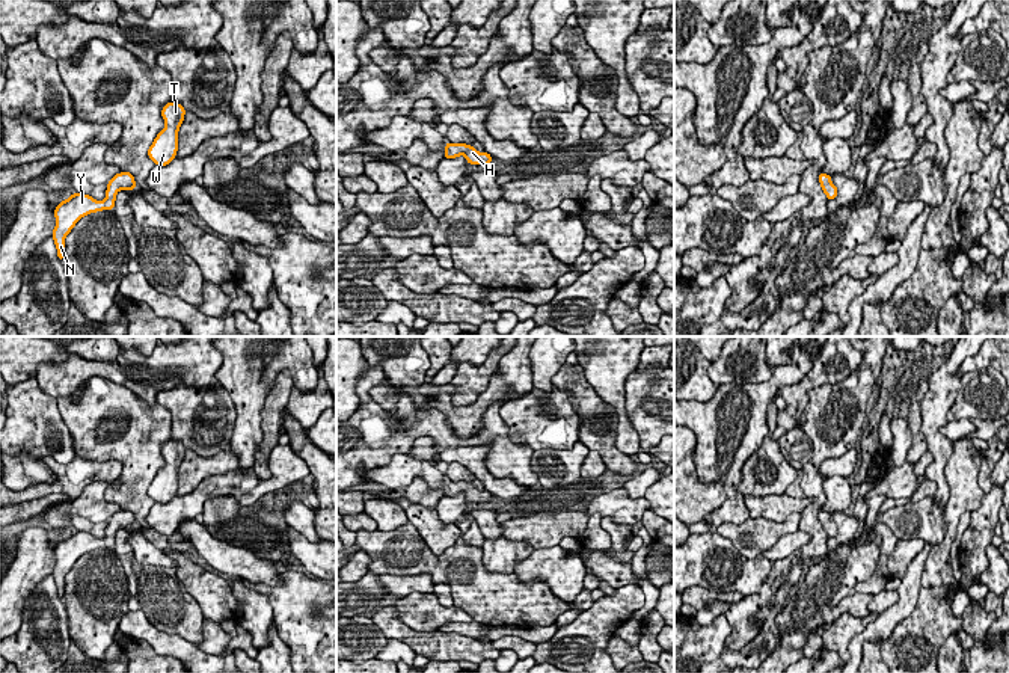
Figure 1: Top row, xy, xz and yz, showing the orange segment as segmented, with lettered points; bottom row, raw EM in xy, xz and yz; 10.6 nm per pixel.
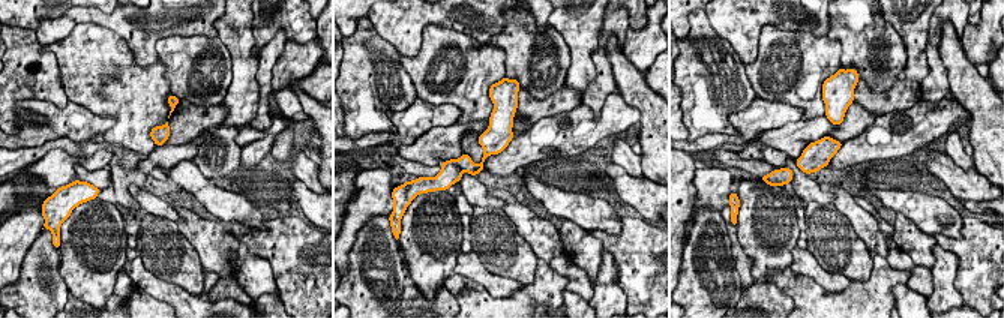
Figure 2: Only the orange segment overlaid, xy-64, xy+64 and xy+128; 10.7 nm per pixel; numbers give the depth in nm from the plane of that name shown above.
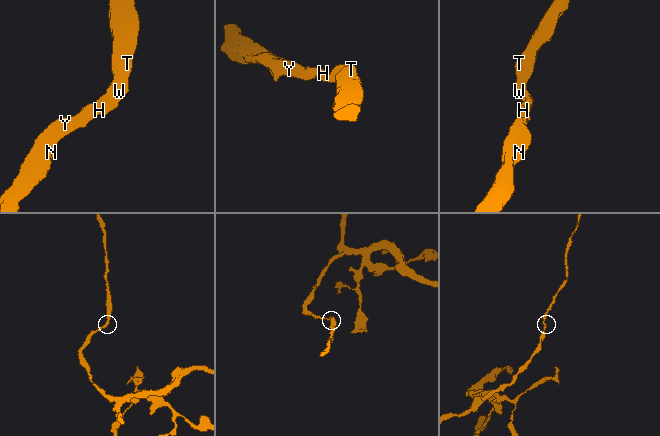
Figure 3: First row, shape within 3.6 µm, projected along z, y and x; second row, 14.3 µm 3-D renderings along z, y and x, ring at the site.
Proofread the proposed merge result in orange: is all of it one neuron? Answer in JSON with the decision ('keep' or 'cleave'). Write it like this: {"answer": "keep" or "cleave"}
{"answer": "keep"}

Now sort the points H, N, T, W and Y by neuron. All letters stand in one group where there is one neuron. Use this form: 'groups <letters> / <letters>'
groups H N T W Y

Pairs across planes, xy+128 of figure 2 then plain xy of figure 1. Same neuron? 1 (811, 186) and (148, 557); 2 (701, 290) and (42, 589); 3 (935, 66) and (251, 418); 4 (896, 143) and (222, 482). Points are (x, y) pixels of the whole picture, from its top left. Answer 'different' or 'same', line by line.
1: same
2: same
3: different
4: same

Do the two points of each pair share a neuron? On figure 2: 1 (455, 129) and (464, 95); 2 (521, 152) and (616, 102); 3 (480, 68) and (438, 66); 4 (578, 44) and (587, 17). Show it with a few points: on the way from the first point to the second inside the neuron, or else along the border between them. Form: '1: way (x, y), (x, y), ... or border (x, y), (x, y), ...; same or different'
1: border (488, 120), (456, 123); different
2: way (545, 134), (574, 132), (596, 126); same
3: way (470, 68), (449, 68); same
4: way (581, 38), (581, 23); same

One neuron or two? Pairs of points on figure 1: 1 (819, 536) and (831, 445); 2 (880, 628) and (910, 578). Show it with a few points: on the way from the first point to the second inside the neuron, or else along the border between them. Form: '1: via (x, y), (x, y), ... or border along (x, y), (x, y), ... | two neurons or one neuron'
1: via (813, 513), (816, 492), (813, 488), (813, 468) | one neuron
2: via (892, 616), (907, 601), (908, 590) | one neuron

